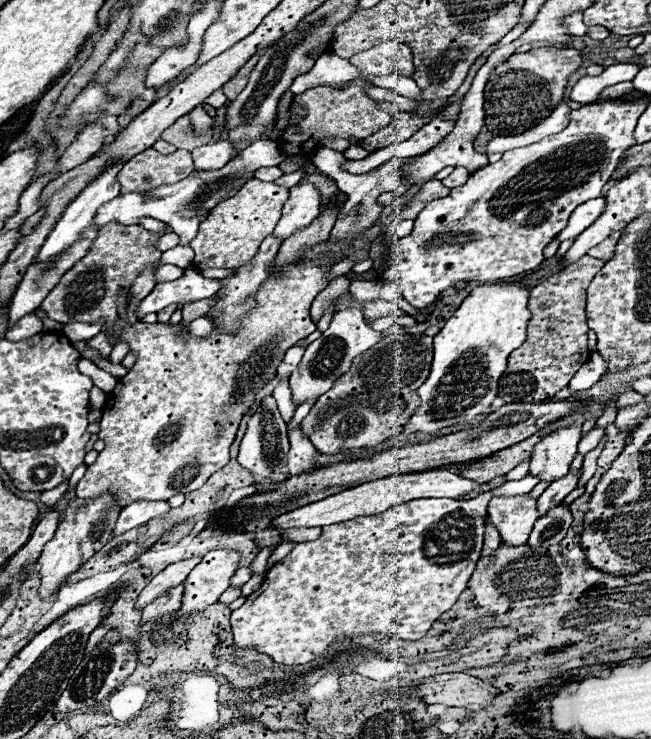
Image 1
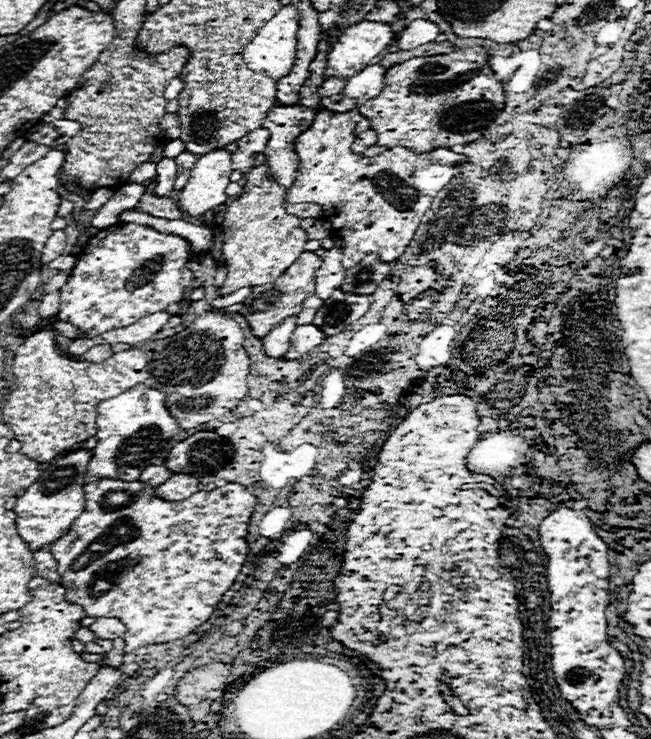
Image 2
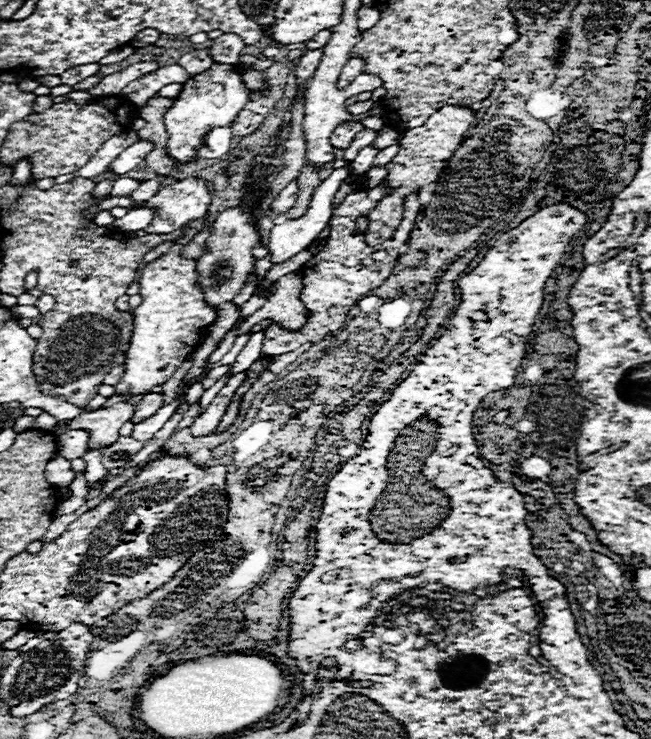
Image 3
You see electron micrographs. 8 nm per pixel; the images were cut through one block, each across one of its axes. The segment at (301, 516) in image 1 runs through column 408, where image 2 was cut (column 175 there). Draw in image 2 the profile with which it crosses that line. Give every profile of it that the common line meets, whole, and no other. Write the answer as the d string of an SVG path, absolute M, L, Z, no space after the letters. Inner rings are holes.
M172 474L164 484L156 486L156 496L164 500L184 500L198 492L198 480L190 474Z

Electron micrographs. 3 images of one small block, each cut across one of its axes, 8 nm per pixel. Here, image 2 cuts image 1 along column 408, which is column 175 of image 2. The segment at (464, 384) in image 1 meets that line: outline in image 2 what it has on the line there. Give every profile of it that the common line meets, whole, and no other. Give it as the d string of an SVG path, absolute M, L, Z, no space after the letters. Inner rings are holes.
M136 384L124 394L102 400L96 406L96 412L98 444L86 470L86 482L94 482L96 478L120 478L128 482L138 480L140 472L146 466L164 464L170 452L170 446L166 446L166 442L182 430L176 418L166 408L166 394L156 388L146 388L144 384Z

